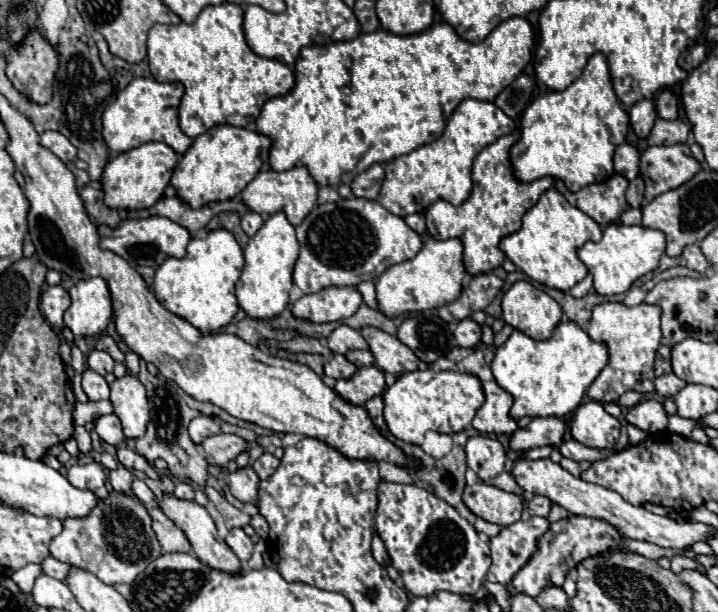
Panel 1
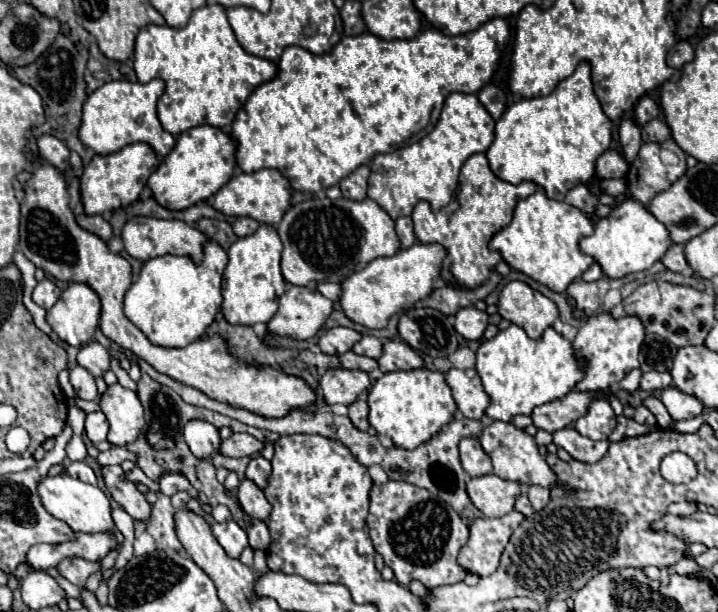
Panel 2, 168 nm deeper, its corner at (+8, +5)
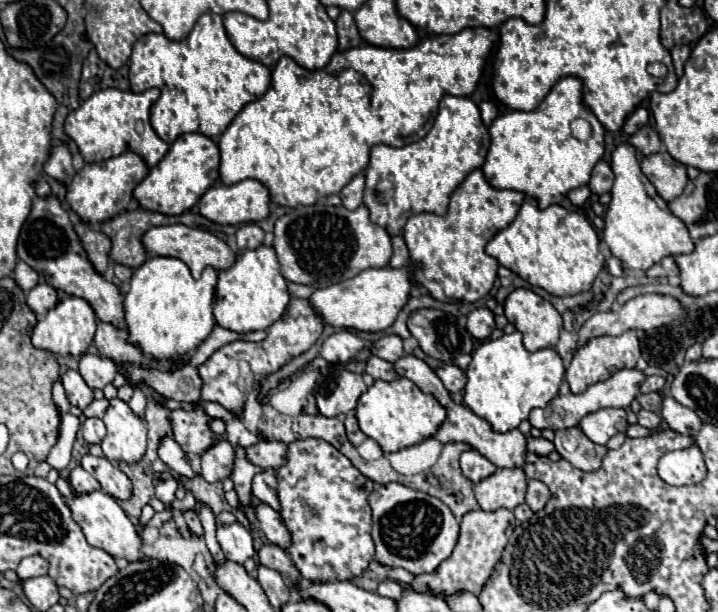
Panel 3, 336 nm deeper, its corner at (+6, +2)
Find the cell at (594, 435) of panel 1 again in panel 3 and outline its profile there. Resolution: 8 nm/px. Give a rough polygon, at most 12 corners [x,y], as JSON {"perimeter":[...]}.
{"perimeter":[[614,407],[588,413],[580,429],[590,441],[606,445],[628,429],[626,411]]}

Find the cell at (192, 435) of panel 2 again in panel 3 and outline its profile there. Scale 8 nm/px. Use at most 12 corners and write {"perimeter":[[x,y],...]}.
{"perimeter":[[224,439],[202,455],[202,477],[224,481],[234,447]]}

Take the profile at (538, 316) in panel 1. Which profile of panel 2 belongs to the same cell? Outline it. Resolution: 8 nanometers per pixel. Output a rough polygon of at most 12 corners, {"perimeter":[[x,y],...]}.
{"perimeter":[[512,280],[498,314],[540,338],[558,318],[556,304]]}

